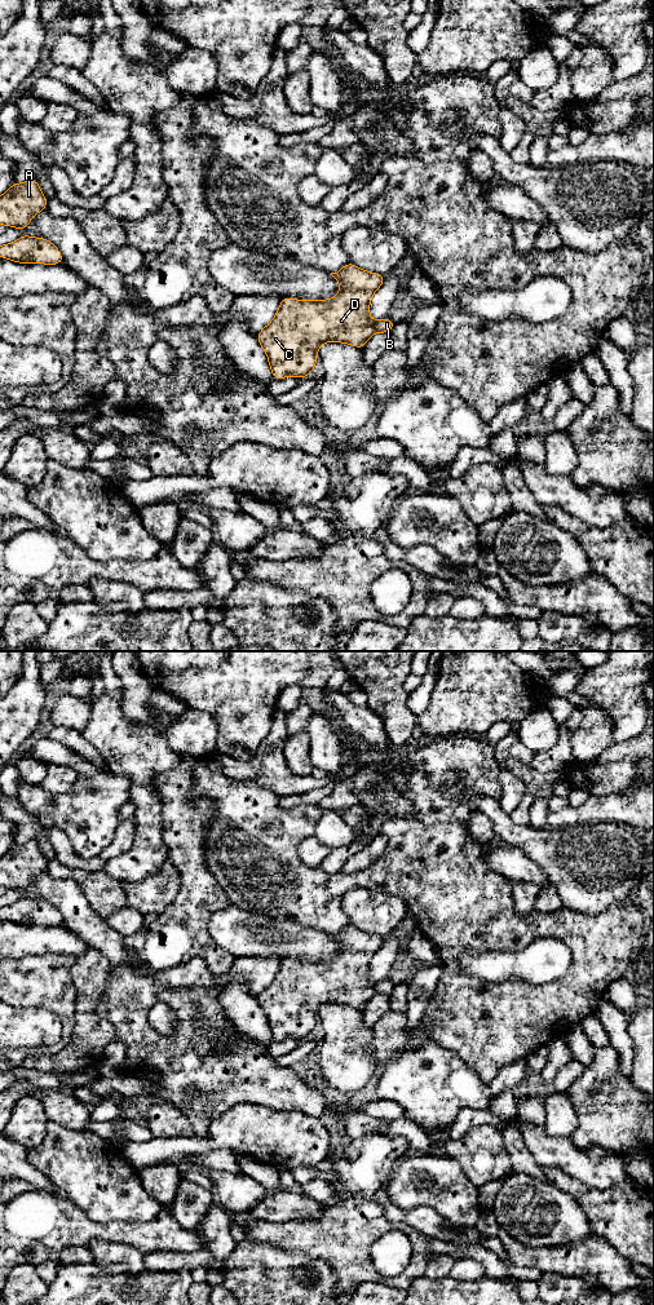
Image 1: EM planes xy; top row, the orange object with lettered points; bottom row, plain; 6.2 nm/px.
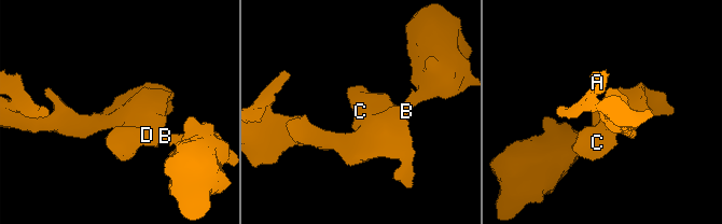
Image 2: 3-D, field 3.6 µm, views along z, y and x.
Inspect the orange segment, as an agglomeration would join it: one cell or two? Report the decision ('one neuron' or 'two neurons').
two neurons

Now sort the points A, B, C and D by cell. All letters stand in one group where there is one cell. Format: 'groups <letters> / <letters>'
groups A C D / B

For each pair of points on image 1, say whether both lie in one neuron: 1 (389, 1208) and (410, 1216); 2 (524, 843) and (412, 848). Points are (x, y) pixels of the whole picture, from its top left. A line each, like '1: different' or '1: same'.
1: same
2: different

